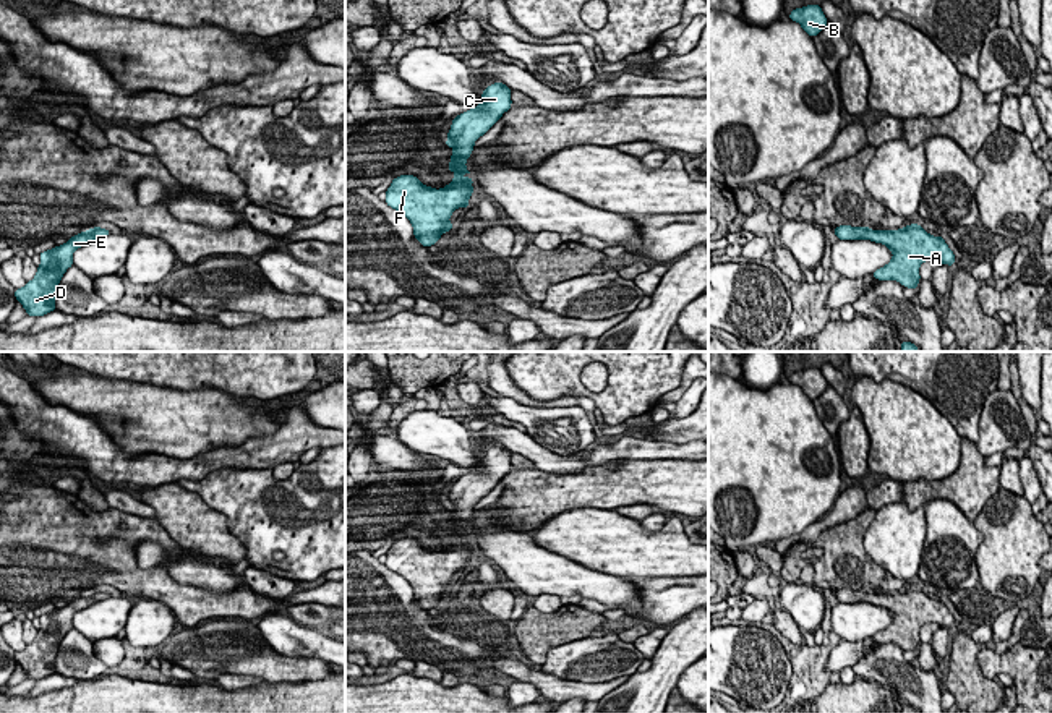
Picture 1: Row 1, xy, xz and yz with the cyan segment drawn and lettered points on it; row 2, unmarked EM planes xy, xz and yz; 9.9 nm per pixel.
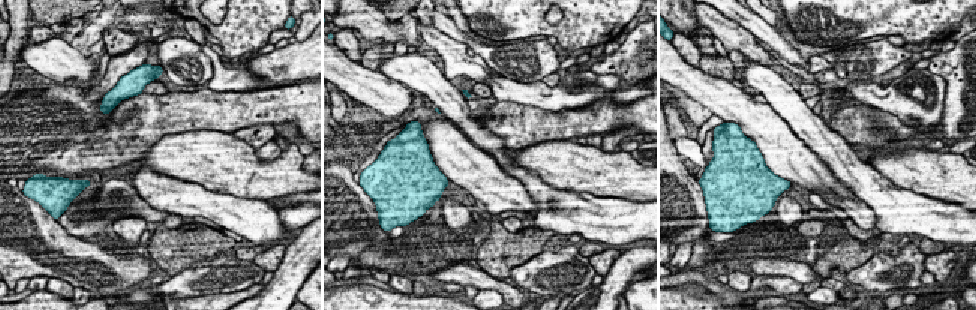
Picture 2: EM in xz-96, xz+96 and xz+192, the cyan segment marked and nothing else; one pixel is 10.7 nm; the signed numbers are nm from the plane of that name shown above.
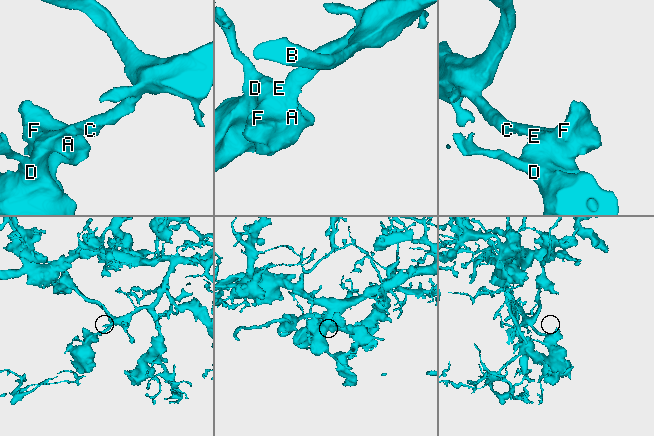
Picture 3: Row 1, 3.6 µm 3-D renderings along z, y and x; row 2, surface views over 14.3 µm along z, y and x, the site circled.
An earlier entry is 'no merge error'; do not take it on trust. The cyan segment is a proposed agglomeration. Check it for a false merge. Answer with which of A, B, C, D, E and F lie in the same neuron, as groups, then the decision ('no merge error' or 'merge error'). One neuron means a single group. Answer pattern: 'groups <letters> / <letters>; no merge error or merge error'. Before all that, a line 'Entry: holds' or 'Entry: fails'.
Entry: holds
groups A B C D E F; no merge error

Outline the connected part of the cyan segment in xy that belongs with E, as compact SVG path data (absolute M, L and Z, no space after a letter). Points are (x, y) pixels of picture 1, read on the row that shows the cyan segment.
M94 227L39 254L41 266L34 279L26 282L23 288L15 290L15 297L23 305L28 316L39 318L57 310L57 288L66 269L73 266L73 251L107 235L110 235L110 230Z

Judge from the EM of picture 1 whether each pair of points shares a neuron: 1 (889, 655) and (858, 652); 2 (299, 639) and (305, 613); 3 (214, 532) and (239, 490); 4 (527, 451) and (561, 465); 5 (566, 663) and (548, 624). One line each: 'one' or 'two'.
1: two
2: two
3: two
4: one
5: two

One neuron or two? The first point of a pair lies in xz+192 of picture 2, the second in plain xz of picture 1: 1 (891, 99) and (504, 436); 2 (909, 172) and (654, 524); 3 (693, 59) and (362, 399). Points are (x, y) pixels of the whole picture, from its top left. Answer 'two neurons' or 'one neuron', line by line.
1: one neuron
2: two neurons
3: one neuron

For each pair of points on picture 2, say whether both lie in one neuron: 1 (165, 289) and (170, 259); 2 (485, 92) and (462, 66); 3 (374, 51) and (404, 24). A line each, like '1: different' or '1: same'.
1: different
2: different
3: different

